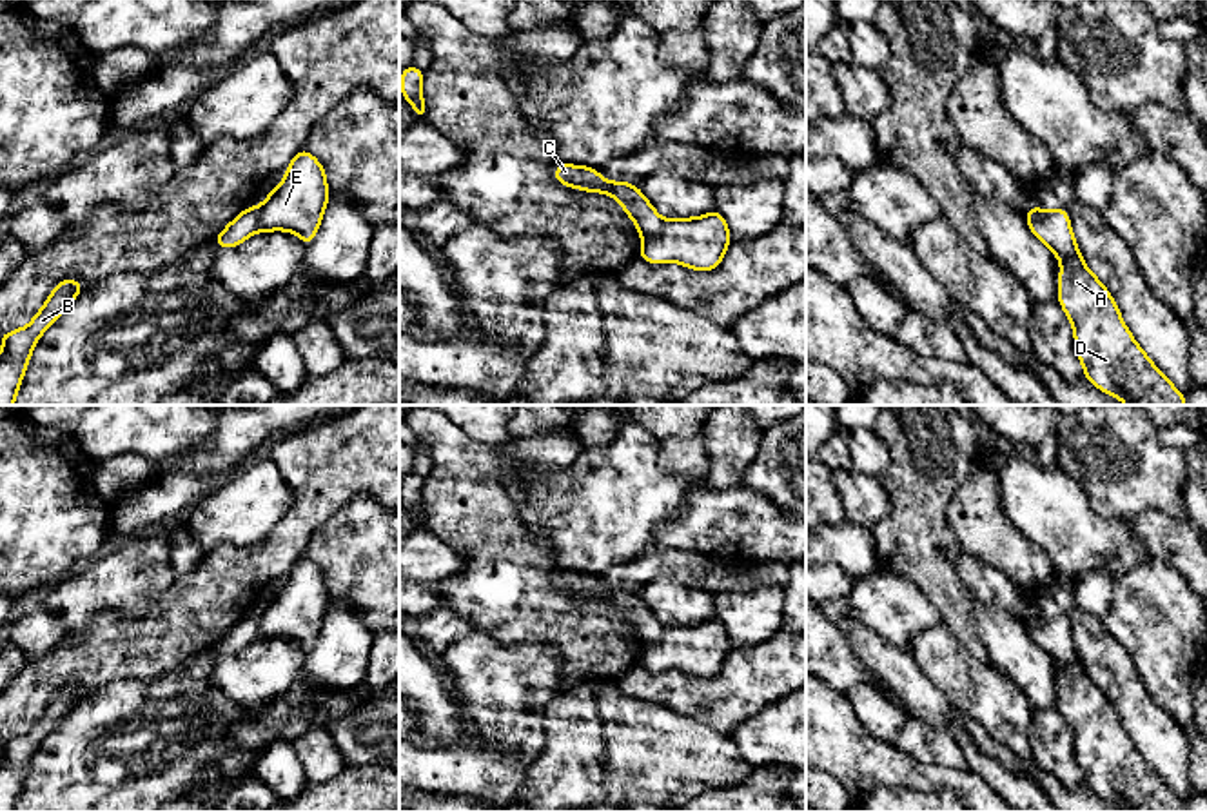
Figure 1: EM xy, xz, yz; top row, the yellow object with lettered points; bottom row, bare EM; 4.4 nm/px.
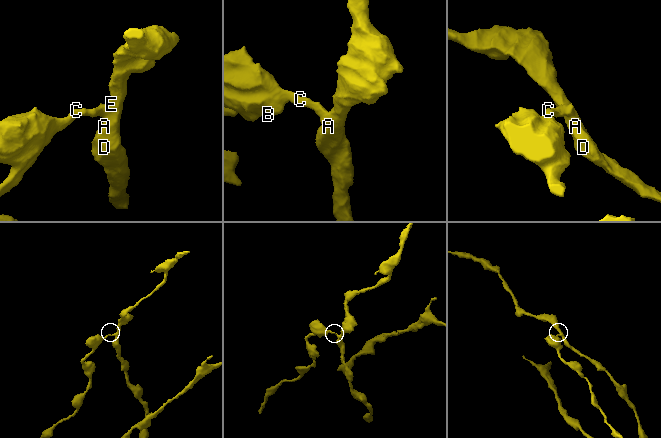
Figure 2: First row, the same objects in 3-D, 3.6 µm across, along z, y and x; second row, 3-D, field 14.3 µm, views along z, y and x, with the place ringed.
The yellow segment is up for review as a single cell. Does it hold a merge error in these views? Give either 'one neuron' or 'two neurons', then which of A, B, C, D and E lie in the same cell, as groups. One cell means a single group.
two neurons; A D E / B C

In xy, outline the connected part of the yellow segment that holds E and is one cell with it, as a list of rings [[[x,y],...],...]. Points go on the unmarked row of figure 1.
[[[299,556],[285,576],[283,589],[260,612],[256,638],[290,638],[309,654],[330,603],[325,576],[305,556]]]

